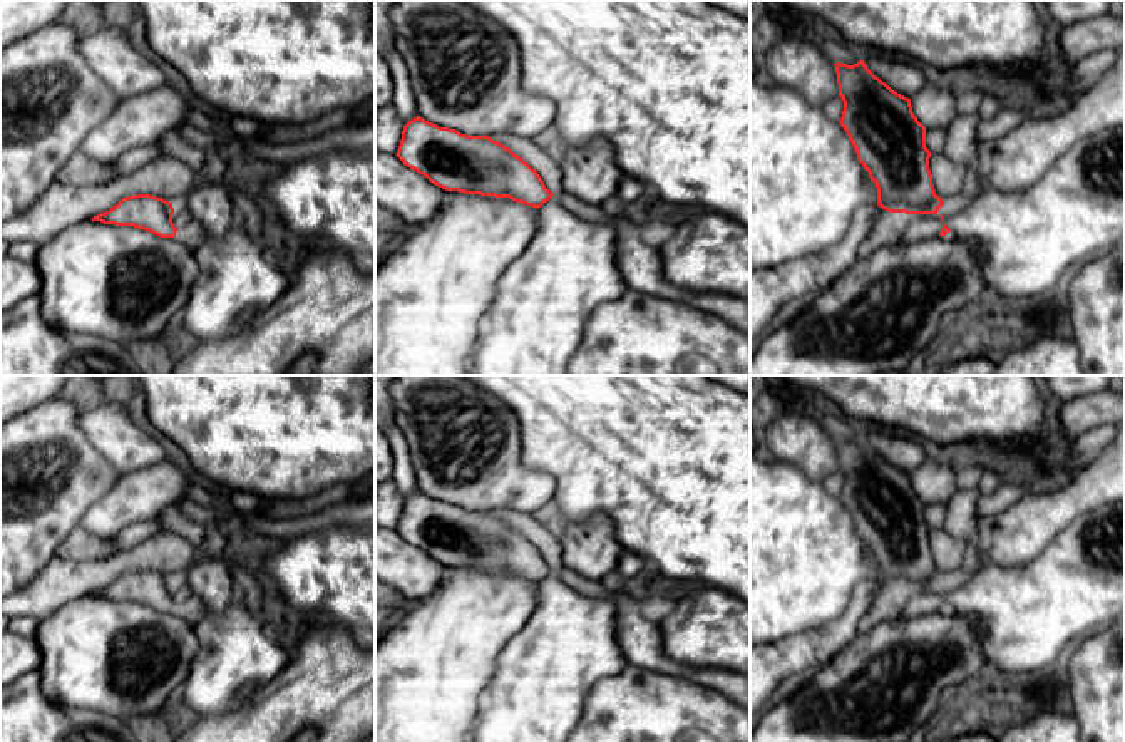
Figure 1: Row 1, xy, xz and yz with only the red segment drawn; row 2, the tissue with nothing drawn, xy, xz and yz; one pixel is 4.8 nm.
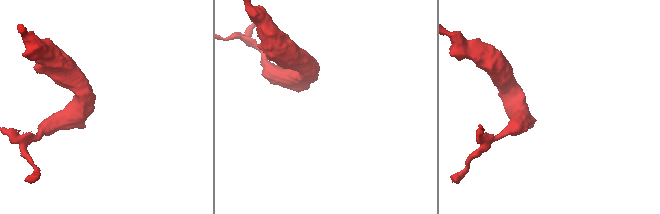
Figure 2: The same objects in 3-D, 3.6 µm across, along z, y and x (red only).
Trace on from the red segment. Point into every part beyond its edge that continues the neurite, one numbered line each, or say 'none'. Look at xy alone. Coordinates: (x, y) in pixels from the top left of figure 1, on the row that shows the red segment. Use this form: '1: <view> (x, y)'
1: xy (191, 233)

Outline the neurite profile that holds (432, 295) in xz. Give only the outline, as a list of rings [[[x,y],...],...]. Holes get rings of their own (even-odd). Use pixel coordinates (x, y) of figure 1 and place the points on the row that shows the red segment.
[[[447,191],[444,208],[429,221],[417,224],[415,233],[375,268],[375,375],[467,375],[467,360],[494,303],[496,285],[534,240],[539,224],[541,216],[537,208],[516,203],[509,198]]]

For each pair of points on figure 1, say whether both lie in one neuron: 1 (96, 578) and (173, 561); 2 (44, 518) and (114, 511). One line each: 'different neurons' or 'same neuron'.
1: same neuron
2: different neurons

